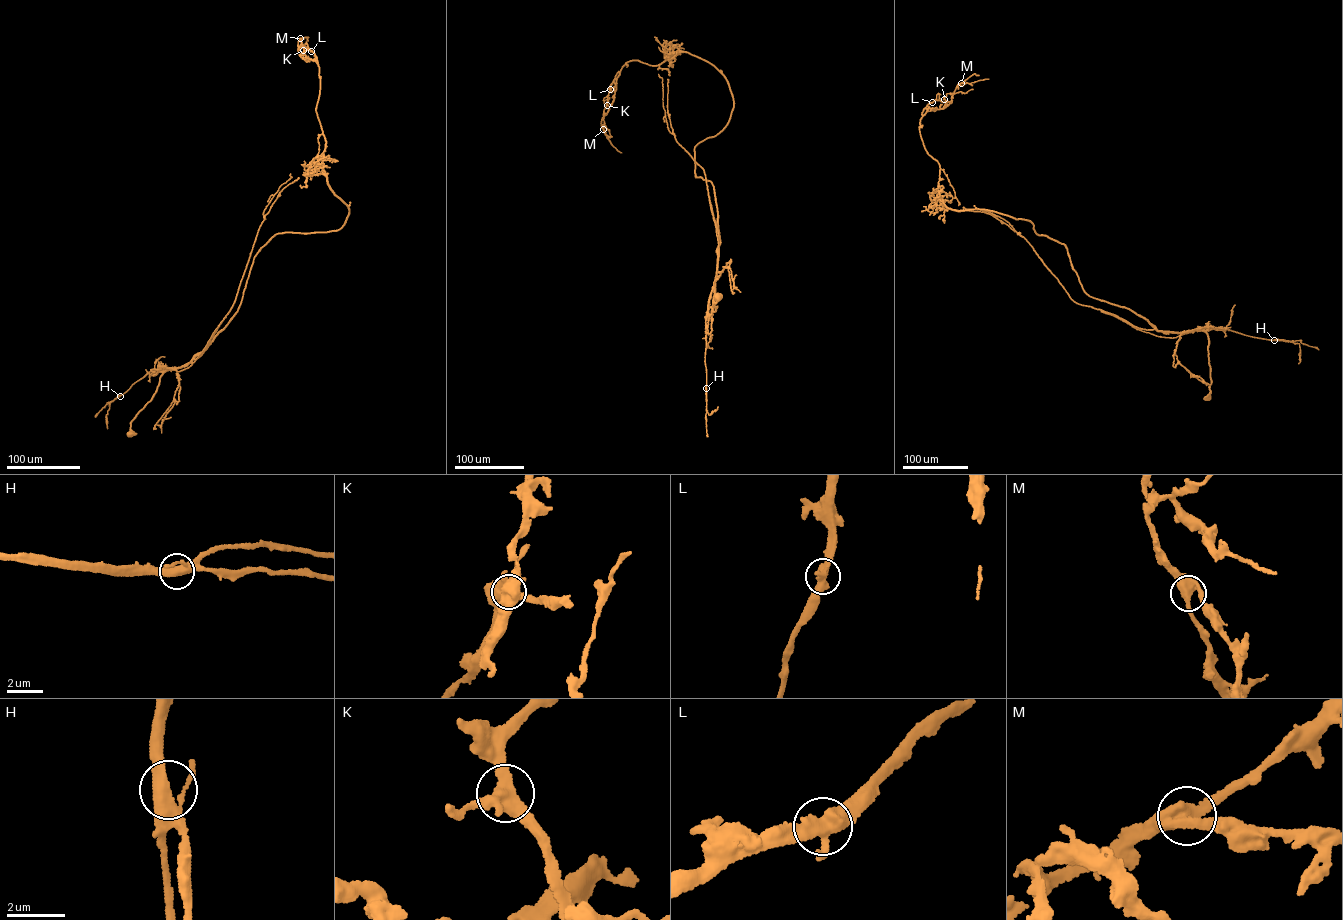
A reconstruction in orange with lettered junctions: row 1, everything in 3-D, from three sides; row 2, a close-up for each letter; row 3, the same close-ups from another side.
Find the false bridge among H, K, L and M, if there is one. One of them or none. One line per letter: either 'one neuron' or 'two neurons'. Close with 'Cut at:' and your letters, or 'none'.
H: one neuron
K: one neuron
L: one neuron
M: one neuron
Cut at: none

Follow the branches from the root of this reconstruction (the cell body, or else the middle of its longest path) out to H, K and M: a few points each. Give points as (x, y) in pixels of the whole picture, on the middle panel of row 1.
H: (718, 297), (713, 304), (717, 306), (716, 310), (705, 322), (706, 388)
K: (718, 297), (713, 312), (717, 207), (694, 146), (728, 122), (727, 80), (687, 52), (631, 60), (607, 105)
M: (718, 297), (713, 312), (717, 207), (694, 146), (728, 122), (726, 78), (680, 51), (628, 61), (603, 129)

